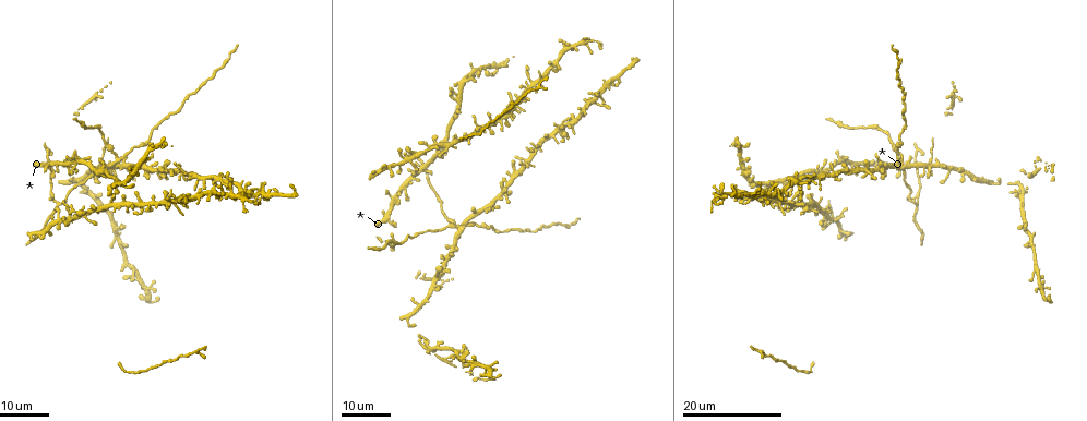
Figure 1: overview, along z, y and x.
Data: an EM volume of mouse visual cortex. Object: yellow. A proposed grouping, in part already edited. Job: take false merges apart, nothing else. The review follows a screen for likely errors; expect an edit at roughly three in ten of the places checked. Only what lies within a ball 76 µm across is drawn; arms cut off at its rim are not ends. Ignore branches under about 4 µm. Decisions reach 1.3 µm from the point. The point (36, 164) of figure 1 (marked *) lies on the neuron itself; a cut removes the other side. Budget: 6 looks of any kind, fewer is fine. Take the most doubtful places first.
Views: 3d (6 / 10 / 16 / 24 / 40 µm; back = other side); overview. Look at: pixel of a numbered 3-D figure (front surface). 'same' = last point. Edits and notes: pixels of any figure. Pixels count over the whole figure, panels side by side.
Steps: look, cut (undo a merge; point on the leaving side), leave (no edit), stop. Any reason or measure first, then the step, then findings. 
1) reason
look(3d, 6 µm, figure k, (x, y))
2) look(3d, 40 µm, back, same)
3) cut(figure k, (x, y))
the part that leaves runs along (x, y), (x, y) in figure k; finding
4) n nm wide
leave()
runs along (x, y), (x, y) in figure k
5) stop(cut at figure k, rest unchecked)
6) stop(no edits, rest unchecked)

thin arm on a thick one
look(3d, 24 µm, figure 1, (595, 100))

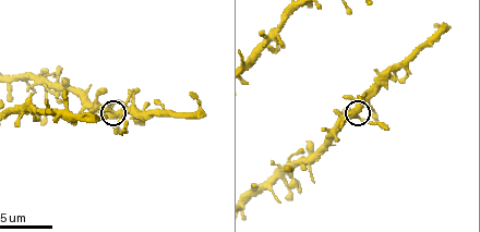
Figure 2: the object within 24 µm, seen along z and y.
look(3d, 10 µm, figure 2, (354, 115))

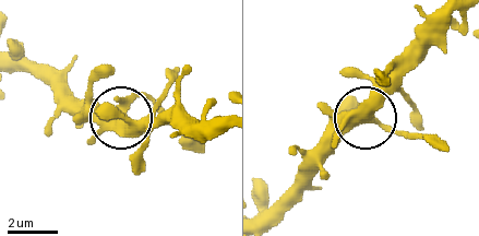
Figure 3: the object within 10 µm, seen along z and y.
3 arms
leave()
runs along (262, 221), (362, 122), (375, 120), (404, 133) in figure 3; one neuron here

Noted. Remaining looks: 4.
three arms meet
look(3d, 16 µm, figure 1, (919, 200))

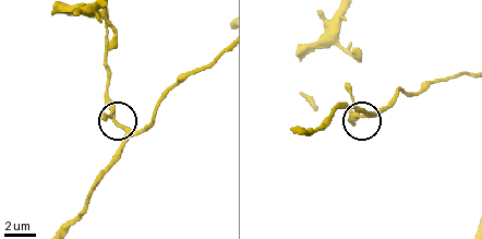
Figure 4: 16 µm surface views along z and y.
look(3d, 10 µm, figure 4, (116, 121))

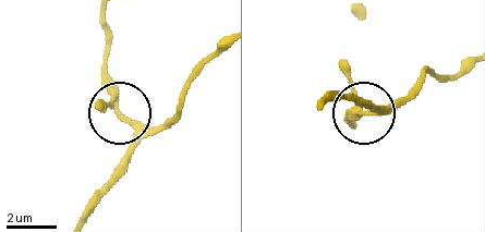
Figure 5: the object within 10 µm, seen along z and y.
other side
look(3d, 10 µm, back, figure 5, (117, 112))

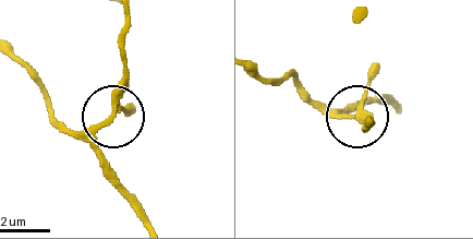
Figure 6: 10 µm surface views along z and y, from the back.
leave()
all the same neuron

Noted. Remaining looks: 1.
stop(no edits, rest unchecked)

